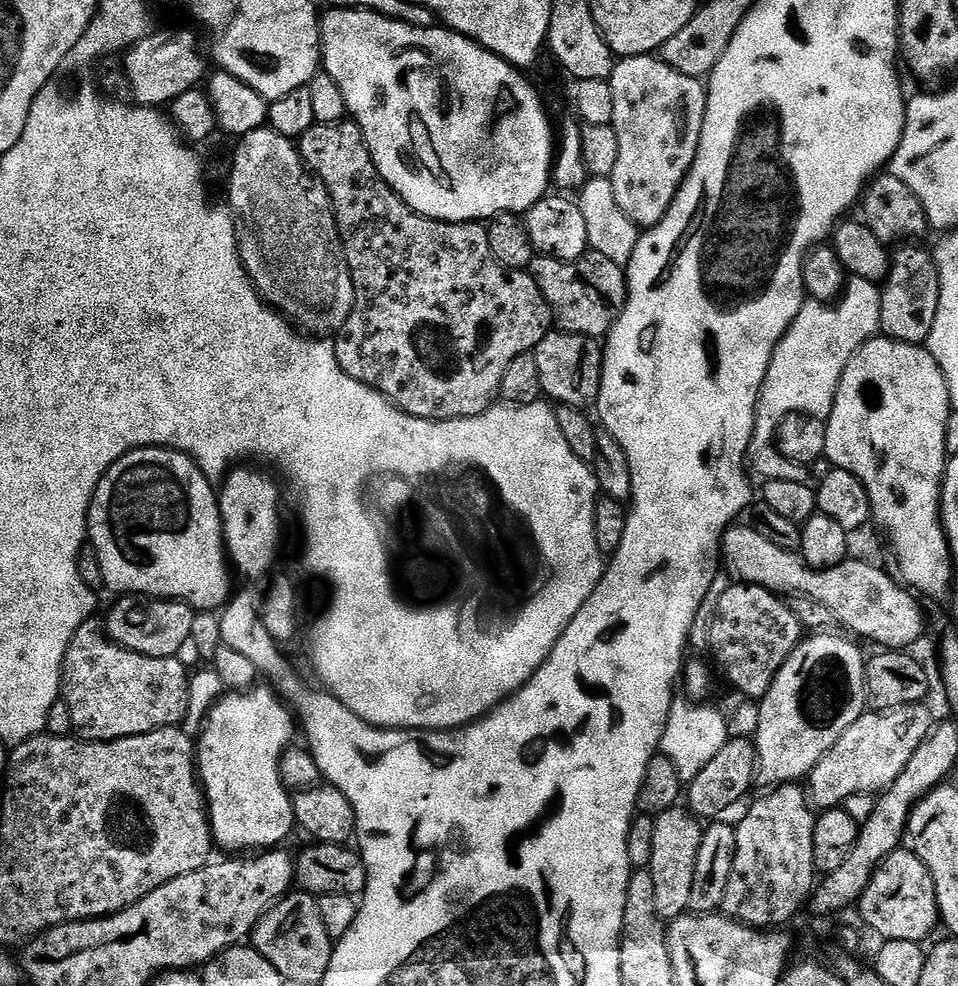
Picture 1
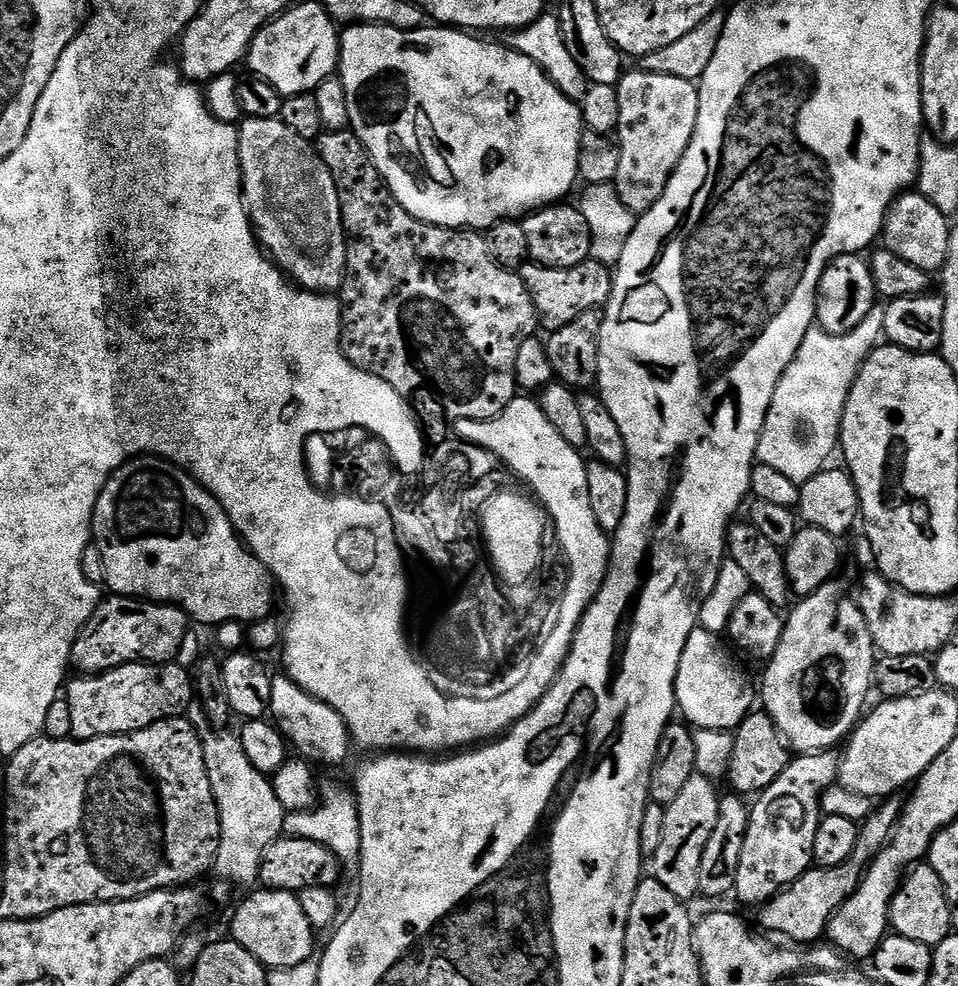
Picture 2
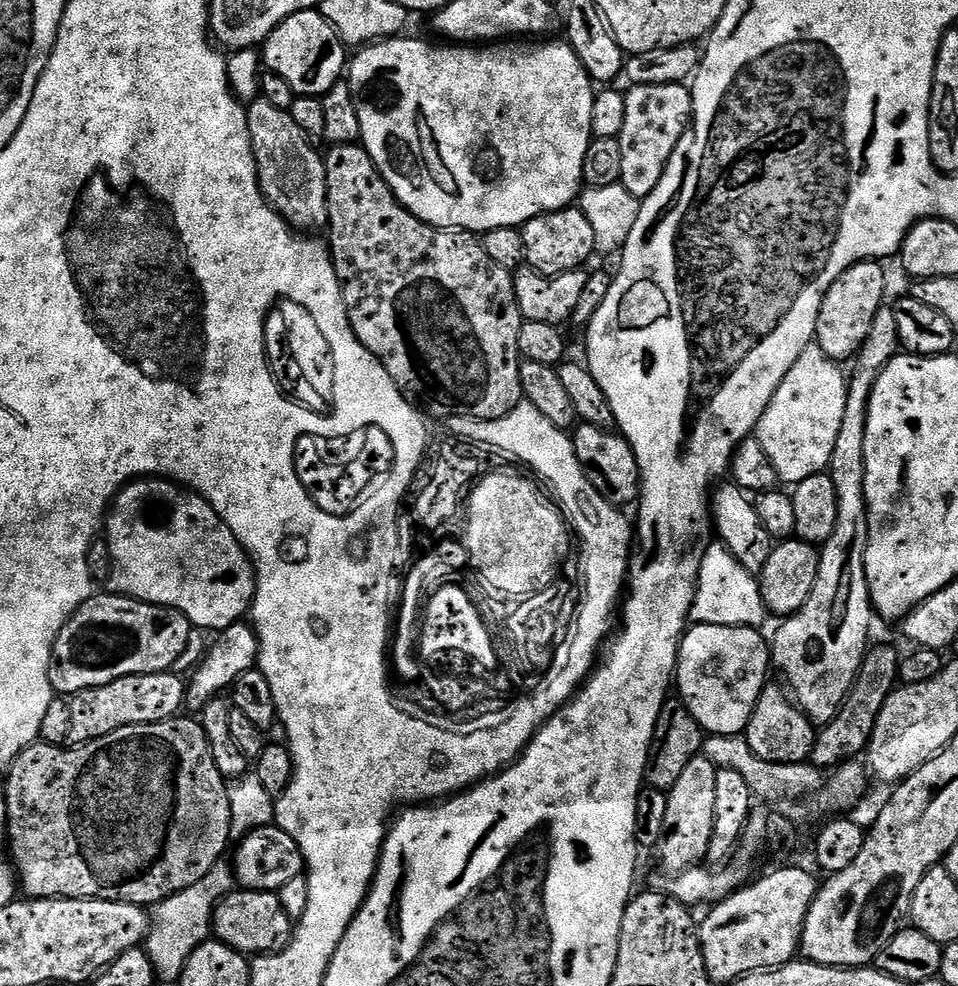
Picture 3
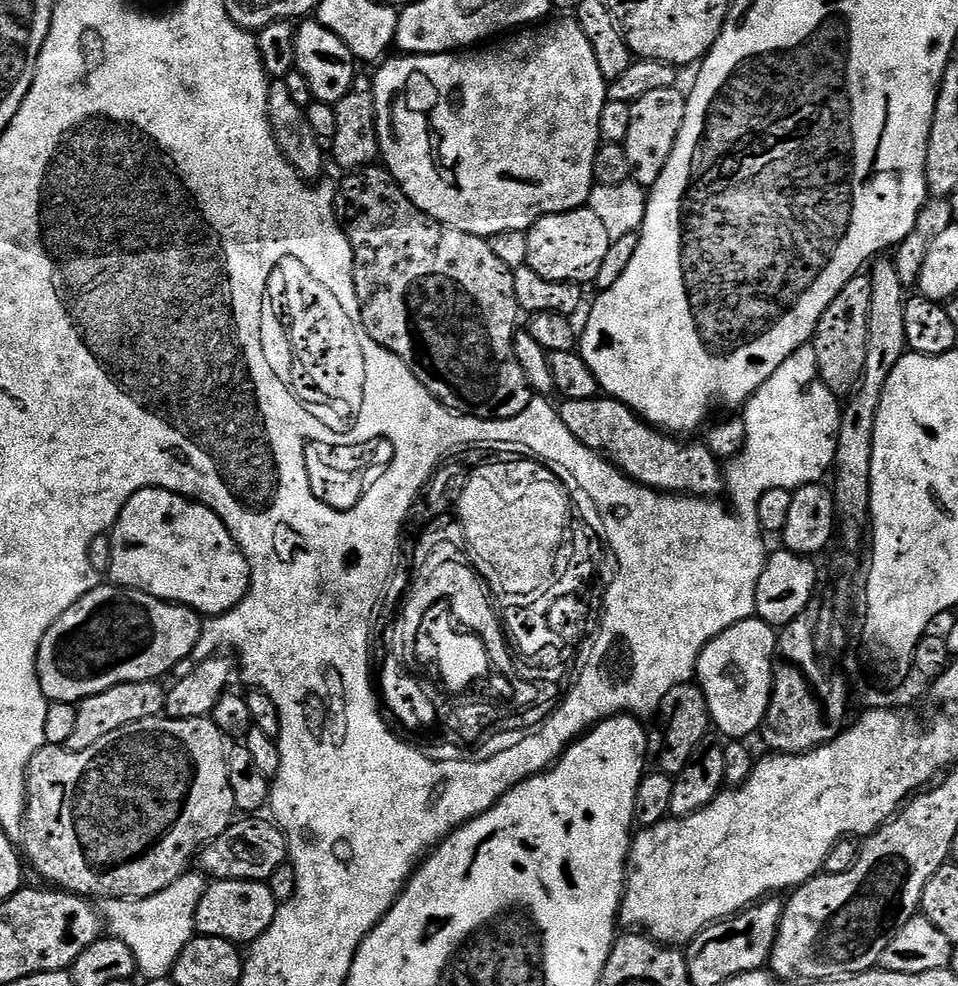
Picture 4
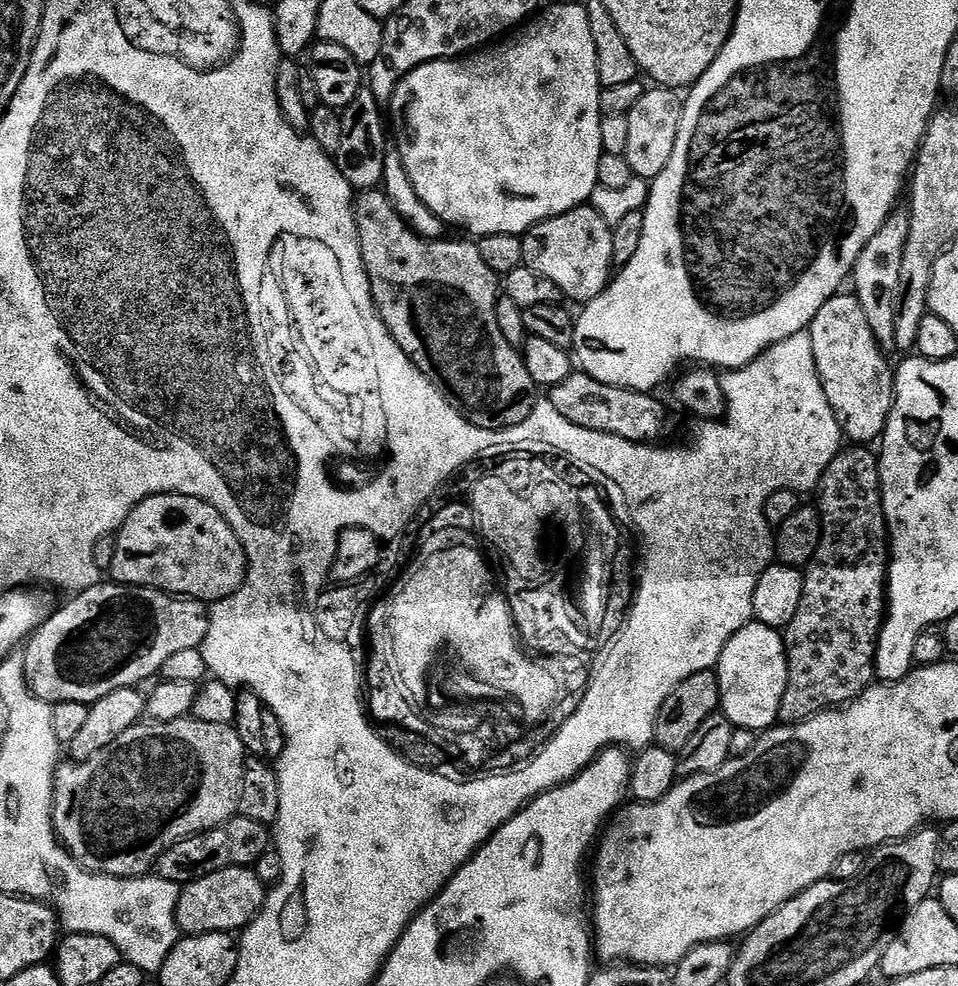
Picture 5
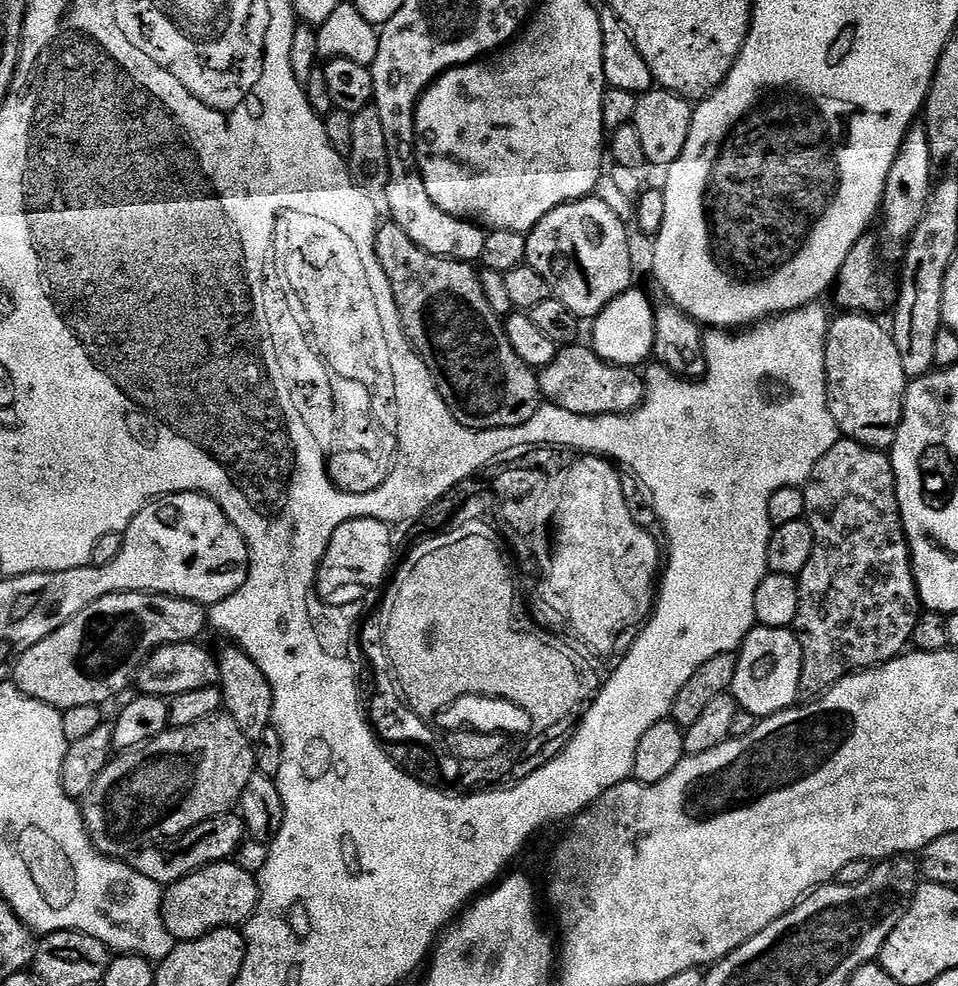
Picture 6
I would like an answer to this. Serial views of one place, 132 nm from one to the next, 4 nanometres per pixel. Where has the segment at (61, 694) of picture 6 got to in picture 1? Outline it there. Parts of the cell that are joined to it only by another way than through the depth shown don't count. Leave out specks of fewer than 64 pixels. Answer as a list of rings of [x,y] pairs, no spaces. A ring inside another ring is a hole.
[[[124,596],[108,612],[106,631],[118,646],[150,658],[176,657],[186,641],[192,639],[190,626],[196,612],[180,600],[157,600],[138,596]]]

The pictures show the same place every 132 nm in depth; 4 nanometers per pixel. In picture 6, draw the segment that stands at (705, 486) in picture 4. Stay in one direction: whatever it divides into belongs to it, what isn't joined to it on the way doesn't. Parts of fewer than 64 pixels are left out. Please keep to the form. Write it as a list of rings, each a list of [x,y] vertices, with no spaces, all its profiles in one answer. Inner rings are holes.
[[[577,342],[561,347],[556,353],[554,362],[550,362],[545,368],[539,369],[541,397],[547,403],[554,406],[562,406],[562,410],[570,410],[570,414],[579,416],[606,416],[609,414],[622,414],[633,412],[644,403],[644,377],[639,371],[623,368],[620,364],[608,364],[591,347]]]

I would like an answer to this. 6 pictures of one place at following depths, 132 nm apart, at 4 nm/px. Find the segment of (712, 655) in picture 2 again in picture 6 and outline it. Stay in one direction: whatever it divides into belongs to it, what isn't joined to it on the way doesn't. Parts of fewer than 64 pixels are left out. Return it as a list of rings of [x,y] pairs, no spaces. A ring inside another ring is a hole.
[[[755,627],[736,656],[736,673],[730,694],[741,709],[763,718],[784,712],[801,699],[802,646],[792,628]]]

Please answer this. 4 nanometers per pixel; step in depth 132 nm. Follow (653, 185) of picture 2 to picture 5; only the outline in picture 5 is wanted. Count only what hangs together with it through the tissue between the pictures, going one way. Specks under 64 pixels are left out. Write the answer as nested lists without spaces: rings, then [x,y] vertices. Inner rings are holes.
[[[649,87],[638,98],[634,110],[628,112],[628,145],[626,162],[630,162],[633,177],[638,180],[654,181],[666,166],[670,166],[670,157],[674,154],[674,142],[678,142],[678,126],[682,122],[685,97],[677,89]]]

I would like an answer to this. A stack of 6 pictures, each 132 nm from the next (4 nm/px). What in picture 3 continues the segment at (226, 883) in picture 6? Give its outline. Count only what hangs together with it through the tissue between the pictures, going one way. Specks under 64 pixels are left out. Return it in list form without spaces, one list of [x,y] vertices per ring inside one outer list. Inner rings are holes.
[[[233,890],[216,905],[212,916],[215,939],[245,954],[279,952],[291,940],[293,927],[294,921],[282,910],[282,902],[275,892]]]

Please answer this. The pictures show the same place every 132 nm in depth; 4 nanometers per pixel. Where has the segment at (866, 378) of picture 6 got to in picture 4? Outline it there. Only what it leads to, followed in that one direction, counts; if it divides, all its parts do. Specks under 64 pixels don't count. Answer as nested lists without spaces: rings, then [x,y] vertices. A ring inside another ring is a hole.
[[[864,274],[846,282],[838,298],[834,298],[830,306],[826,306],[826,314],[822,314],[816,327],[816,335],[810,341],[810,347],[816,352],[816,370],[820,381],[837,394],[843,393],[843,388],[851,389],[864,371],[871,289],[872,281]]]

